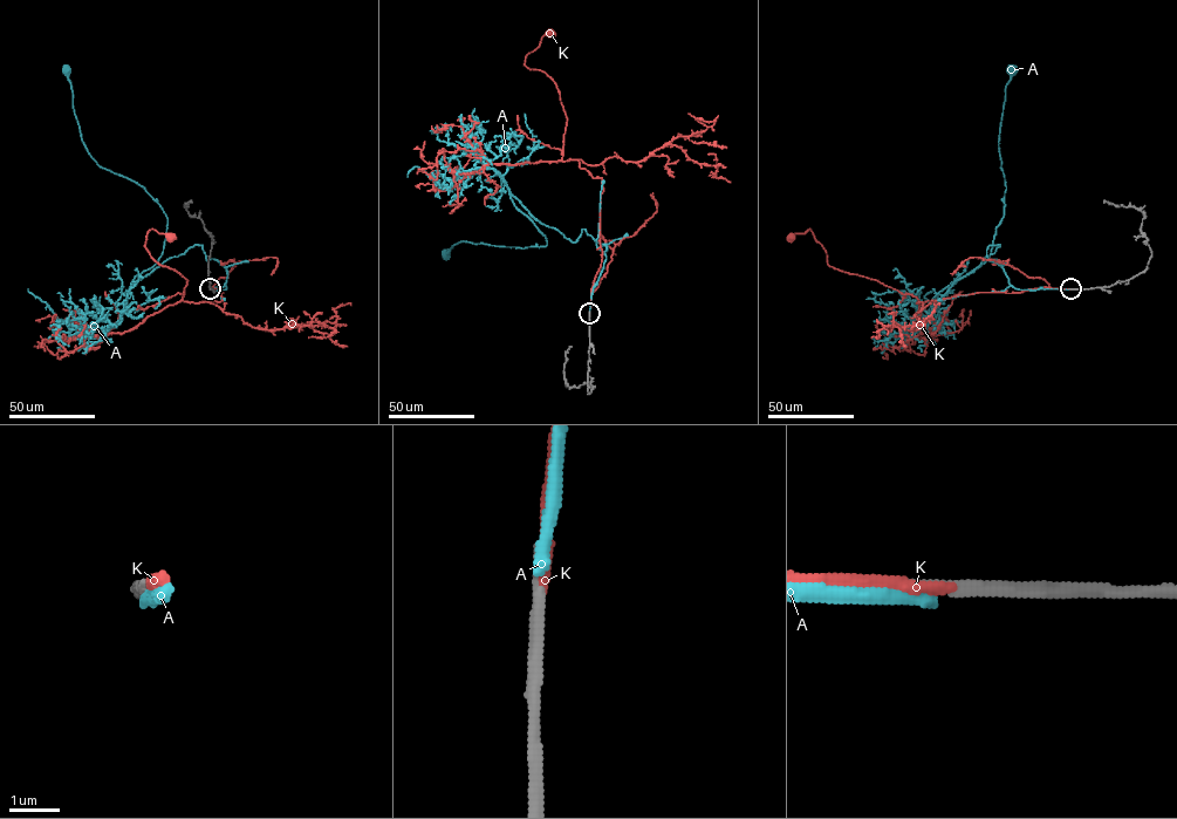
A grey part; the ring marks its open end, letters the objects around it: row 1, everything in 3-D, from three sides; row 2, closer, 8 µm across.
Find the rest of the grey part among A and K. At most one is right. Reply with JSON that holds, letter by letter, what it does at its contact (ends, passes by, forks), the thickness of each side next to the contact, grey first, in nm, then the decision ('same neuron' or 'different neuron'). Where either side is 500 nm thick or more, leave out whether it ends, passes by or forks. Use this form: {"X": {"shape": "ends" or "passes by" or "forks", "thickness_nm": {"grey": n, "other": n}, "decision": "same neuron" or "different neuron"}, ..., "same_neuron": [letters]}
{"A": {"shape": "ends", "thickness_nm": {"grey": 200, "other": 300}, "decision": "different neuron"}, "K": {"shape": "ends", "thickness_nm": {"grey": 260, "other": 240}, "decision": "same neuron"}, "same_neuron": ["K"]}

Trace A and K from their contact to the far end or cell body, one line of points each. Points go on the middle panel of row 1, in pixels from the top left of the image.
A: (589, 312), (607, 247), (584, 229), (570, 241), (511, 193), (545, 236), (545, 246), (462, 241), (445, 253)
K: (589, 313), (603, 185), (576, 159), (561, 159), (567, 120), (559, 90), (524, 63), (549, 34)

